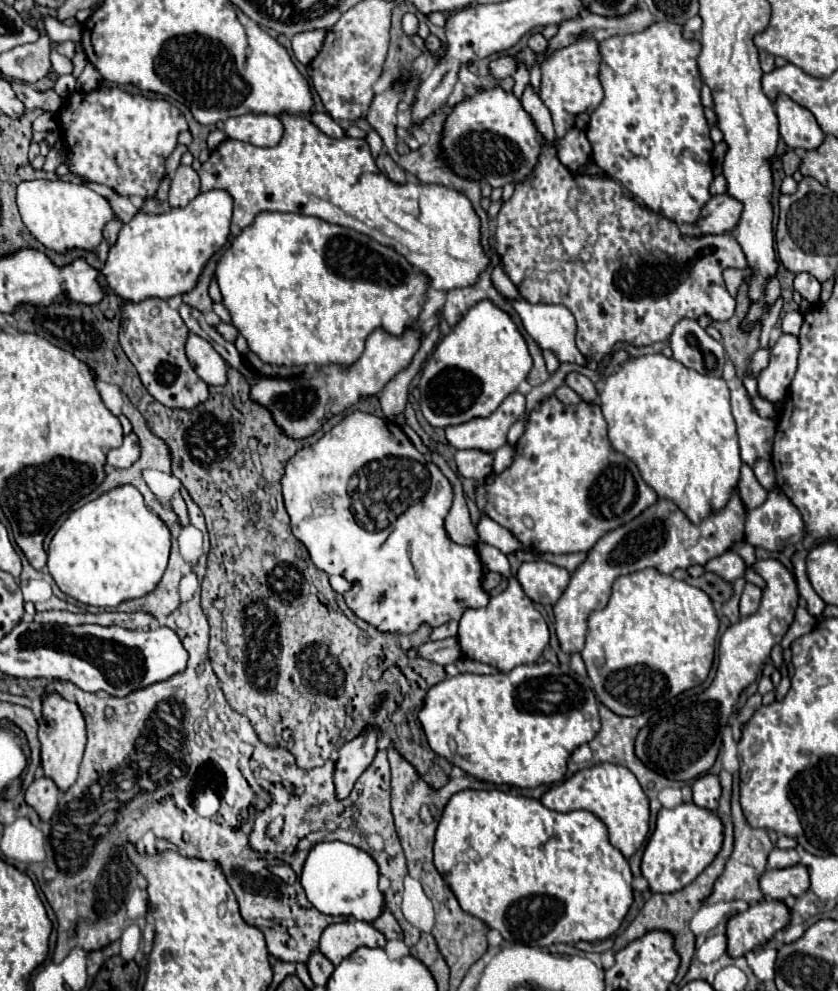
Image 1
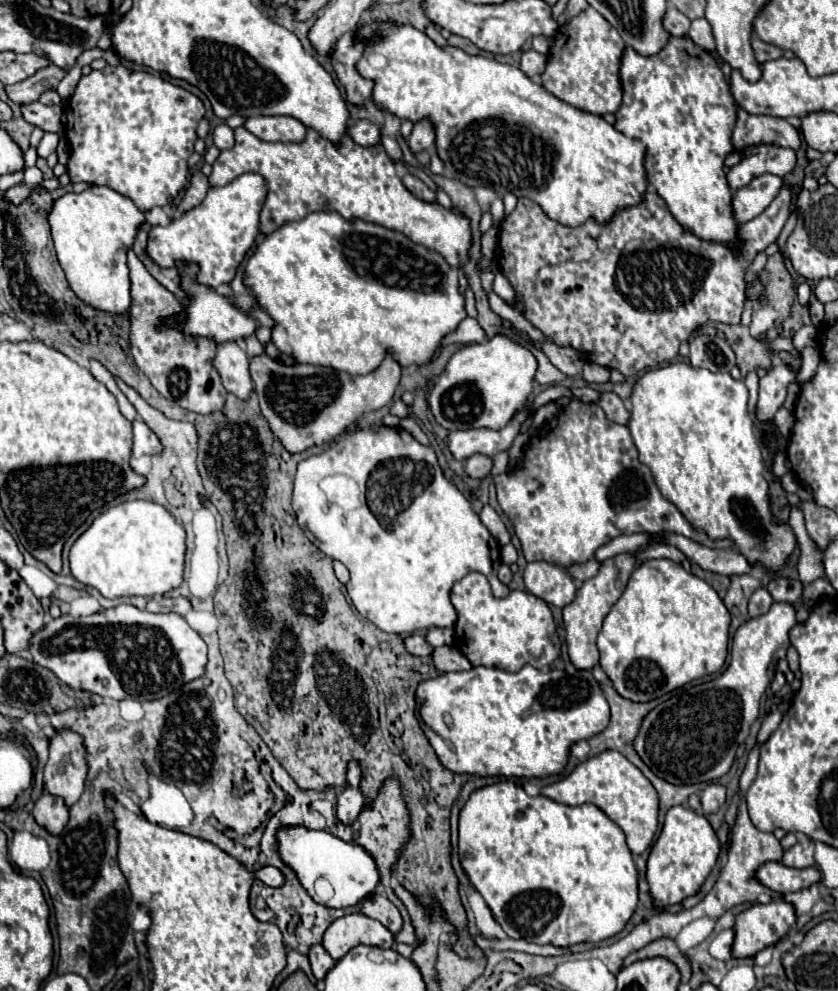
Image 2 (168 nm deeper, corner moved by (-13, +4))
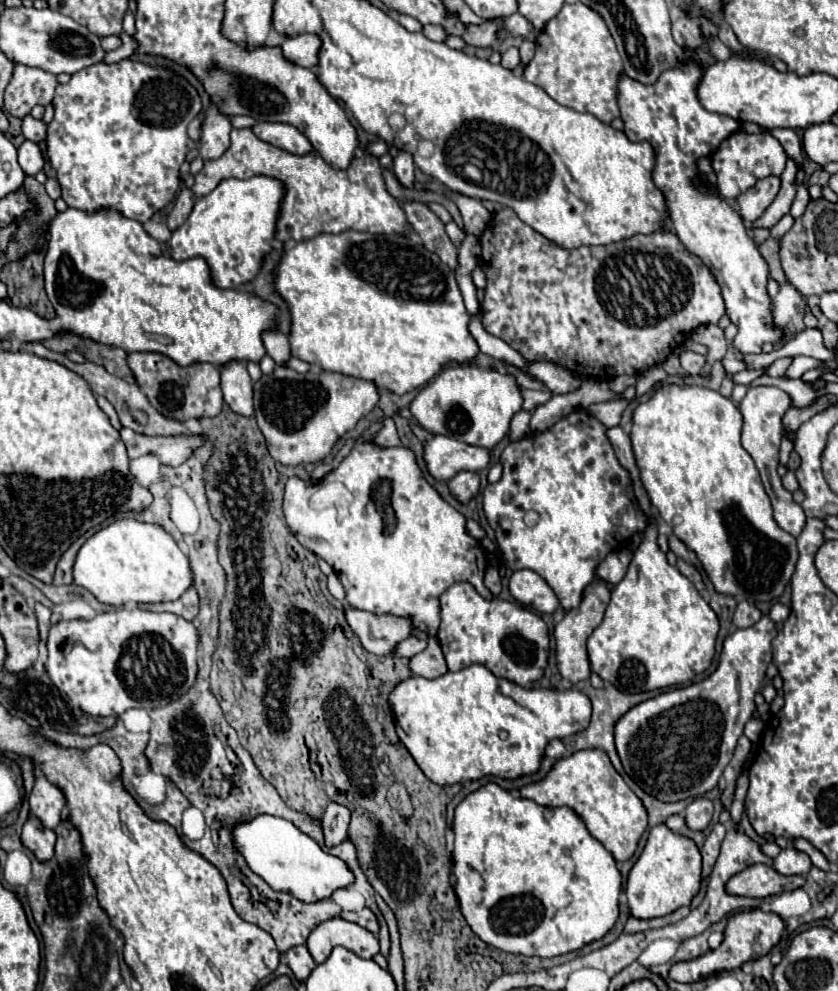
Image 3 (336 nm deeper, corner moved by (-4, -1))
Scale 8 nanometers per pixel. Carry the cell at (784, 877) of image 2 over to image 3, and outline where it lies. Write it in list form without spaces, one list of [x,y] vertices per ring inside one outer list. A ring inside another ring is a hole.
[[[751,865],[745,871],[733,875],[727,881],[727,891],[731,895],[743,895],[743,897],[771,897],[779,895],[783,891],[793,891],[805,885],[803,875],[779,875],[773,867],[769,865]]]

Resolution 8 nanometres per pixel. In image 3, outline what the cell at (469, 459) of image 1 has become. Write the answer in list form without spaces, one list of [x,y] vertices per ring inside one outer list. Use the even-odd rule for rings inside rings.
[[[461,471],[461,473],[457,473],[457,475],[449,481],[449,489],[451,489],[451,493],[453,493],[459,501],[467,503],[467,501],[469,501],[471,497],[475,497],[477,491],[479,491],[479,473],[473,473],[473,471]]]

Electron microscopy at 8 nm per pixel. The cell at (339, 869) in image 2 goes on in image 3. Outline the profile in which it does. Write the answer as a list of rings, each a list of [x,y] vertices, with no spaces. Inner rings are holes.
[[[259,815],[251,823],[241,823],[233,827],[235,849],[245,857],[247,865],[261,875],[275,891],[289,893],[305,903],[325,901],[337,889],[345,889],[355,881],[355,875],[343,863],[343,859],[323,851],[317,841],[299,831],[291,821]]]

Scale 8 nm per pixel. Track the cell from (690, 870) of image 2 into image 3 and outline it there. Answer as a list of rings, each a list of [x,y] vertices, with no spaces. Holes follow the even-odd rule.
[[[665,823],[651,829],[647,845],[639,855],[637,863],[627,877],[627,897],[631,915],[637,919],[651,919],[671,915],[691,899],[701,889],[701,851],[693,839],[671,831]]]

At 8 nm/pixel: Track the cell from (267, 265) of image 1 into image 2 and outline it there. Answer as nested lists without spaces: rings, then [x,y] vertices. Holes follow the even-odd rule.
[[[314,212],[314,214],[308,214],[300,222],[286,222],[282,228],[268,234],[264,238],[264,242],[260,242],[254,250],[254,254],[248,258],[246,284],[254,290],[260,306],[274,318],[276,326],[272,328],[272,342],[276,344],[276,348],[280,352],[294,356],[302,364],[328,366],[328,368],[342,370],[342,372],[348,372],[348,374],[370,374],[380,366],[380,362],[388,354],[396,354],[396,362],[402,368],[408,368],[412,364],[414,366],[424,366],[432,360],[434,352],[440,348],[442,338],[446,334],[454,332],[458,328],[458,324],[466,318],[464,296],[462,296],[460,286],[458,286],[458,270],[456,270],[456,266],[450,266],[444,260],[442,254],[438,254],[436,250],[430,250],[426,246],[414,244],[408,236],[404,236],[396,230],[388,230],[388,228],[372,224],[372,222],[362,222],[358,218],[356,220],[346,220],[336,212]]]

